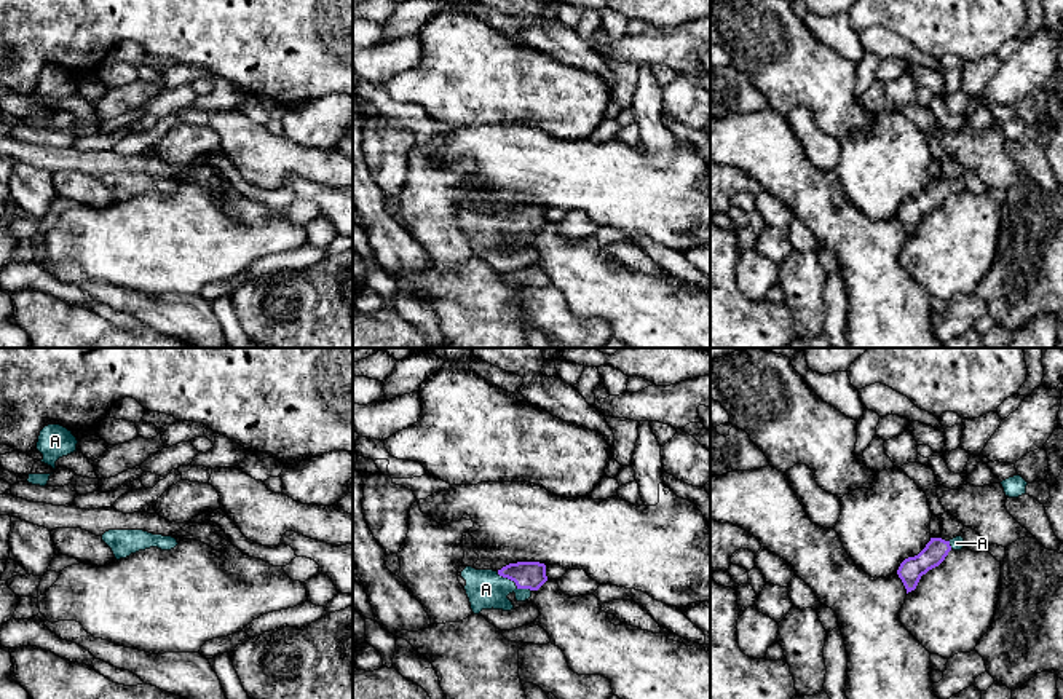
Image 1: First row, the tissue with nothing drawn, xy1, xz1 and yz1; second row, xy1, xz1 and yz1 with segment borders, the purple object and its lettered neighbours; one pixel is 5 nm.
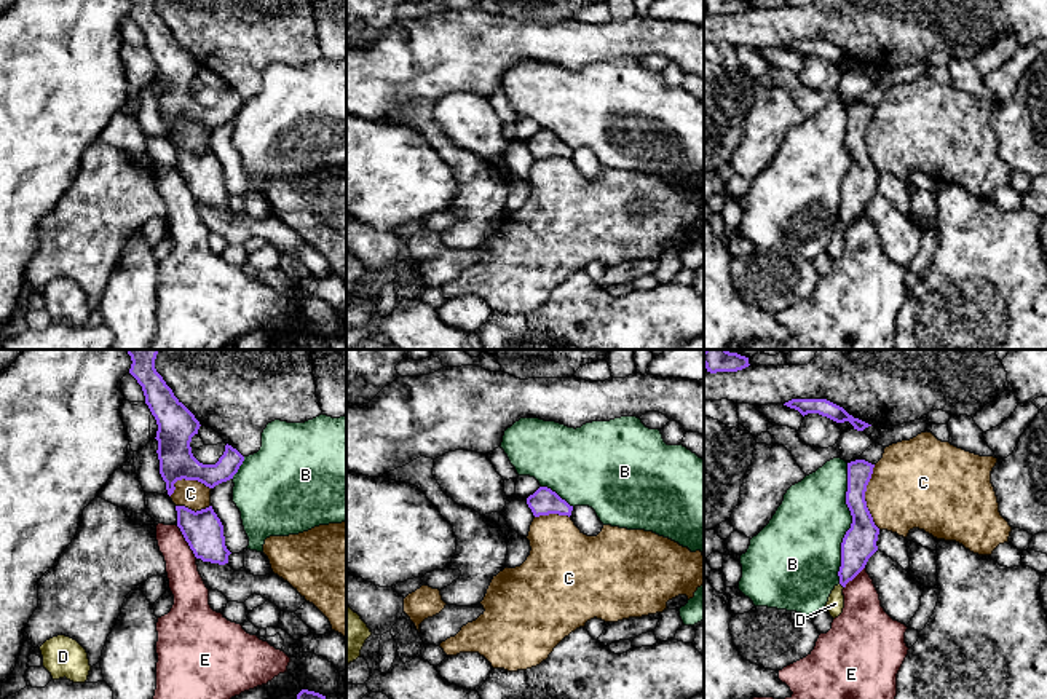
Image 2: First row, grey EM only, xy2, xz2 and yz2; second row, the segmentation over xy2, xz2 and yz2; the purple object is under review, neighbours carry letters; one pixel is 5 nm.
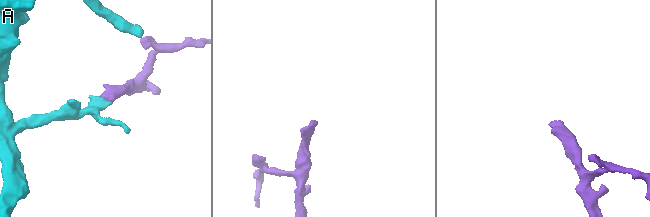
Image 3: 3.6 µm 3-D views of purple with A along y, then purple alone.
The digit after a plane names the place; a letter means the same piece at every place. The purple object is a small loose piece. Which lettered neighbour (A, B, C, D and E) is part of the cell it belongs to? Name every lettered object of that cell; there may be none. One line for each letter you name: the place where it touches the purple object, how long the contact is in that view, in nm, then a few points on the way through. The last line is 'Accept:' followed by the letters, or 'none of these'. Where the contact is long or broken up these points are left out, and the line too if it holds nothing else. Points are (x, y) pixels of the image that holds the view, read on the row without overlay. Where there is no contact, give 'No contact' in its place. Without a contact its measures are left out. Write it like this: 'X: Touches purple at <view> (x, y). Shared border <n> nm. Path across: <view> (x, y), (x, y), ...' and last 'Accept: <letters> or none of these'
A: Touches purple at xz1 (514, 224). Shared border 200 nm. Path across: xz1 (527, 217), (514, 224), (503, 224), (486, 232)
Accept: A

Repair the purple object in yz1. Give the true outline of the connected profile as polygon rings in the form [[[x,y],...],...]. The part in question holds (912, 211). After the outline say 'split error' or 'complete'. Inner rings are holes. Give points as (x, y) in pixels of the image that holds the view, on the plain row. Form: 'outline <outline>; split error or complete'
outline [[[956,179],[950,184],[945,184],[942,180],[931,180],[931,184],[918,198],[905,201],[900,206],[897,217],[902,222],[907,236],[915,233],[921,219],[926,217],[929,212],[939,209],[951,192],[961,193],[962,190],[962,179]]]; split error

